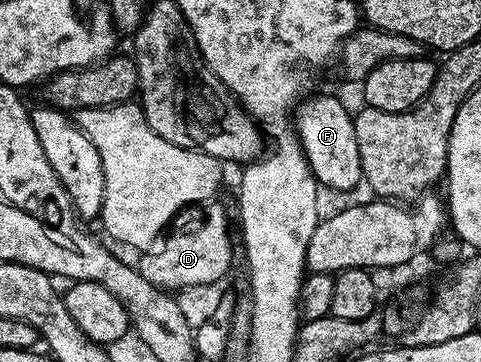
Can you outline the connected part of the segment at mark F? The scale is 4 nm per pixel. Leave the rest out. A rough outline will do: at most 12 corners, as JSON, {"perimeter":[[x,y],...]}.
{"perimeter":[[303,99],[296,139],[323,189],[363,183],[351,109]]}

